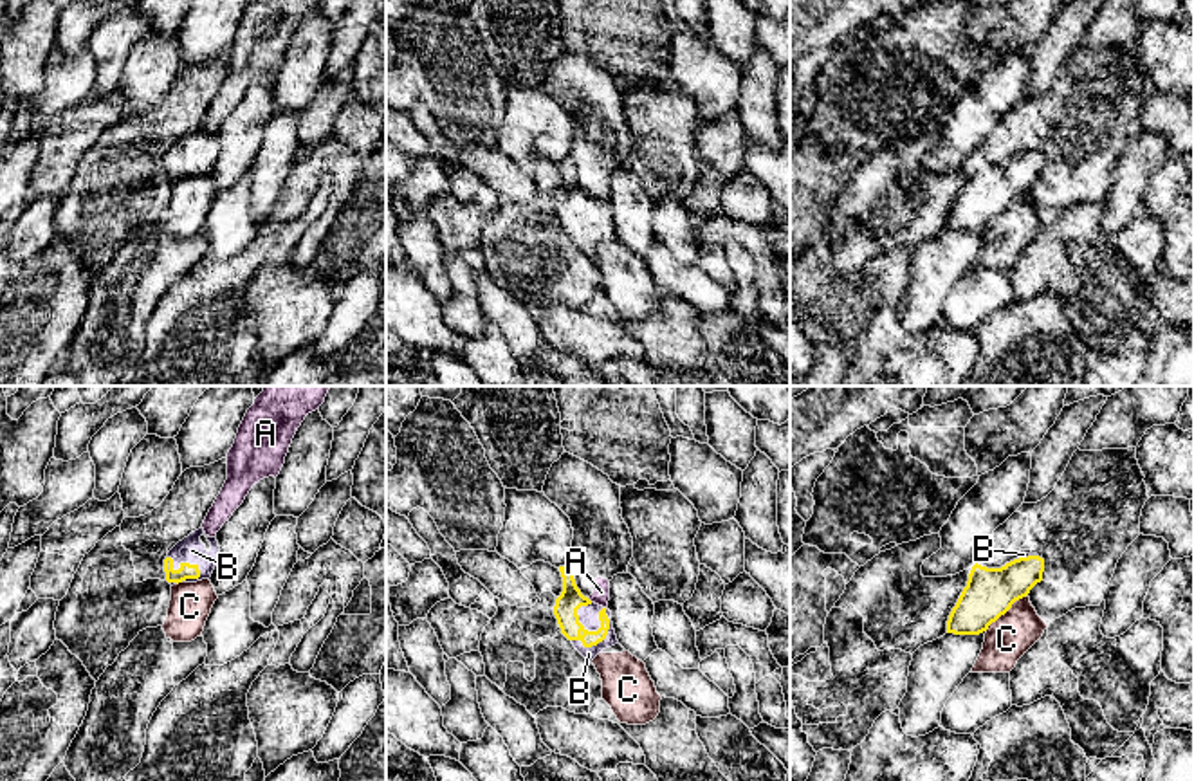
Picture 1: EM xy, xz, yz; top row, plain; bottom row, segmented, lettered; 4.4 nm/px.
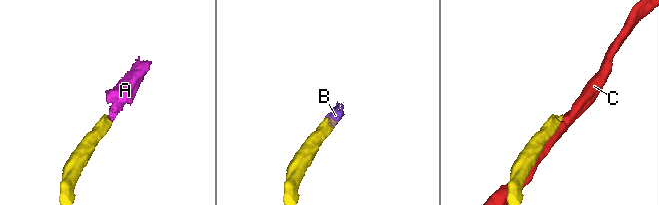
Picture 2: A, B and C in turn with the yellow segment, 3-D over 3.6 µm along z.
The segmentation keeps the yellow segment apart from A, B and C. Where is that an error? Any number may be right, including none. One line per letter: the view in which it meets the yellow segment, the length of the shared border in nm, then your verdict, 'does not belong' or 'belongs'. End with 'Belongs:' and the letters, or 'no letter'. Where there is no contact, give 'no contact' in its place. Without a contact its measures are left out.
A: meets yellow in xz; contact 40 nm long; does not belong
B: meets yellow in xz; contact 220 nm long; belongs
C: meets yellow in yz; contact 260 nm long; does not belong
Belongs: B

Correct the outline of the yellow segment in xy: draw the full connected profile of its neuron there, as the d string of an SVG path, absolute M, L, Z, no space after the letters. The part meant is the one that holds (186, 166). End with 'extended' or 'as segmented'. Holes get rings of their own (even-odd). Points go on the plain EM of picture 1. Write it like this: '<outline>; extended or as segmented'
M200 123L168 148L164 155L166 177L173 182L209 175L218 153L216 133L209 133Z; extended

